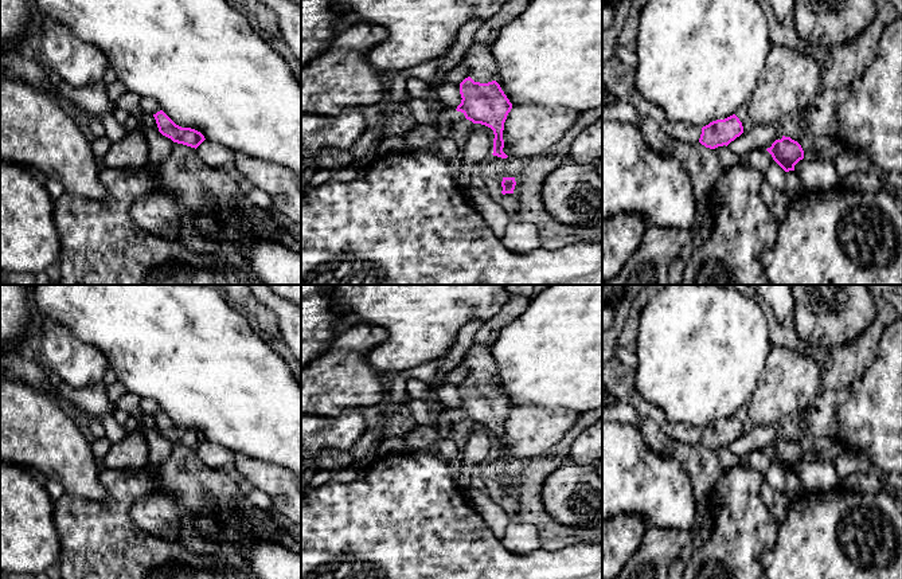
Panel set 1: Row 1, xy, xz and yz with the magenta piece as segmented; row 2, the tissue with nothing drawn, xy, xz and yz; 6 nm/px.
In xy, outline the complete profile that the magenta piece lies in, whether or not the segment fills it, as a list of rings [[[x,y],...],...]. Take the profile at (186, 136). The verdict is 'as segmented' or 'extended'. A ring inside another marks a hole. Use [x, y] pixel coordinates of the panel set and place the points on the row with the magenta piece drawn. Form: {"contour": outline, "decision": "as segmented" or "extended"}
{"contour": [[[163,110],[153,114],[153,117],[159,132],[173,142],[196,149],[206,140],[200,132],[176,125]]], "decision": "as segmented"}

